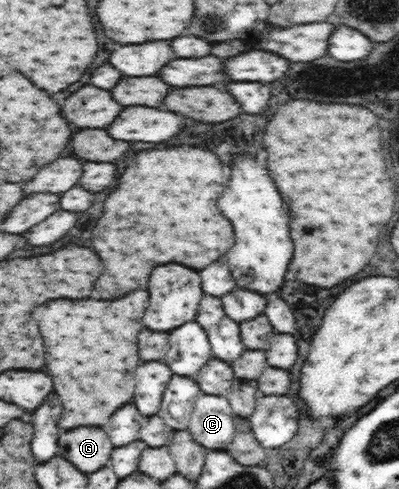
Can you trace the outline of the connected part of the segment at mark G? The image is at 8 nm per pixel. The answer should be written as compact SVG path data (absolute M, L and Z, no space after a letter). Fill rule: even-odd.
M82 426L60 434L60 452L82 472L96 472L108 464L112 444L104 430L96 426Z

